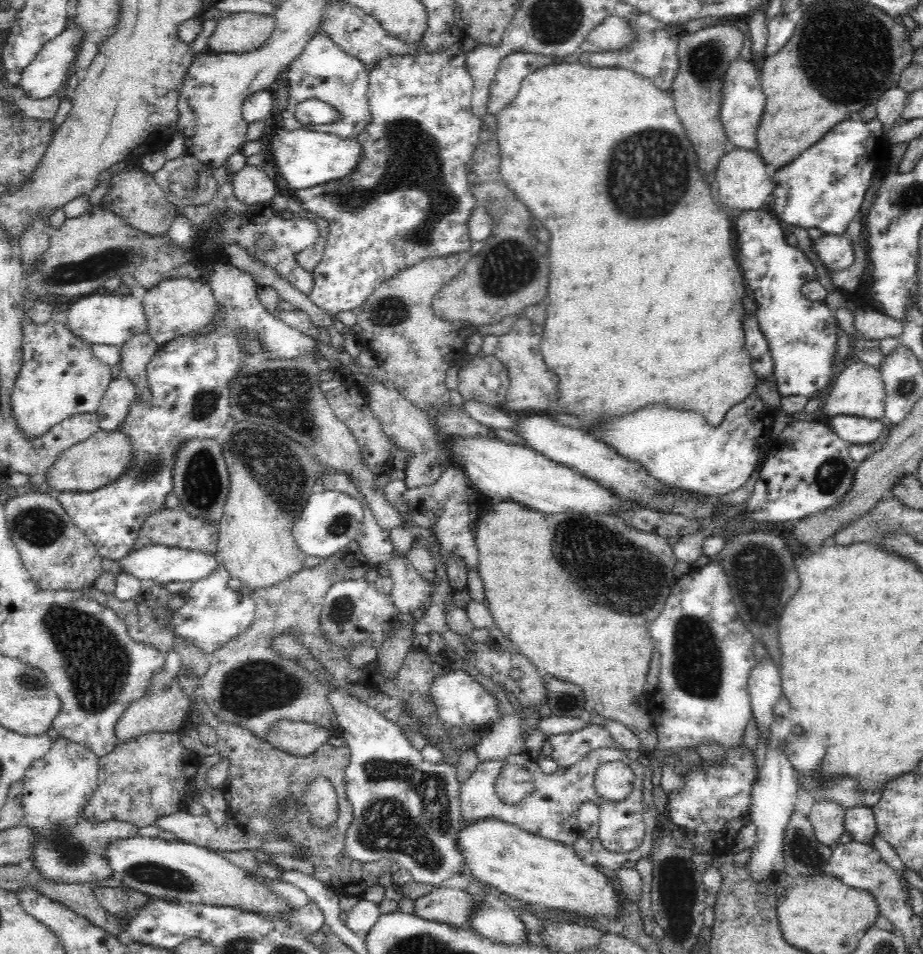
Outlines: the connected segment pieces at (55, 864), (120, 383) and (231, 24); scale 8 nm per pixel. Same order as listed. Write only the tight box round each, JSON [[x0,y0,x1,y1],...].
[[21,735,139,884],[95,373,134,432],[209,13,275,53]]

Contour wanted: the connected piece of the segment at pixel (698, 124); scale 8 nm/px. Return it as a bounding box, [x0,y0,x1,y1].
[668,21,744,181]

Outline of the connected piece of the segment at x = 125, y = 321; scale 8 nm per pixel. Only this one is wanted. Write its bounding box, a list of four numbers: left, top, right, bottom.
[64,291,148,346]

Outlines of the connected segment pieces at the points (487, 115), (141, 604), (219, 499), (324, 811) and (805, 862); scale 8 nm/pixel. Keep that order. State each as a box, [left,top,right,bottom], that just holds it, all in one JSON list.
[[480,52,556,138],[82,584,183,654],[172,439,230,524],[302,776,339,828],[783,810,834,876]]

